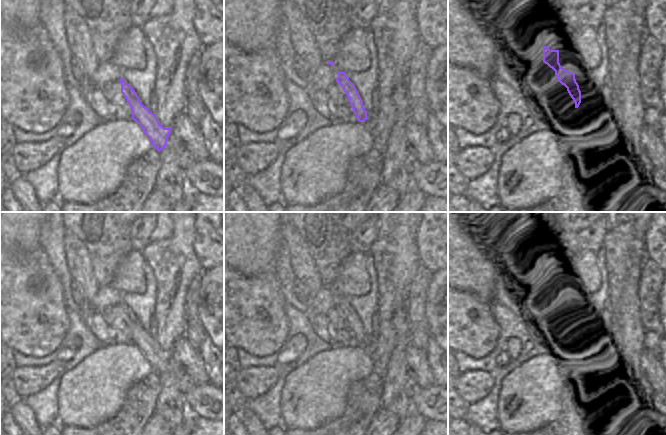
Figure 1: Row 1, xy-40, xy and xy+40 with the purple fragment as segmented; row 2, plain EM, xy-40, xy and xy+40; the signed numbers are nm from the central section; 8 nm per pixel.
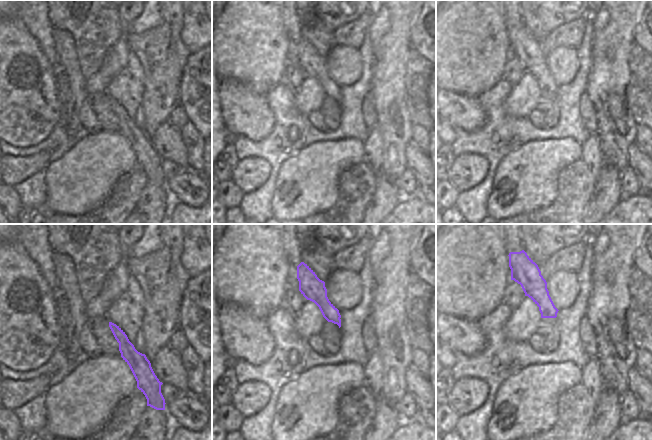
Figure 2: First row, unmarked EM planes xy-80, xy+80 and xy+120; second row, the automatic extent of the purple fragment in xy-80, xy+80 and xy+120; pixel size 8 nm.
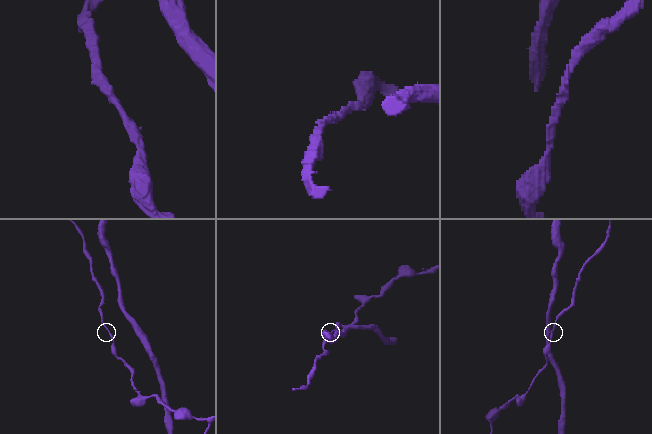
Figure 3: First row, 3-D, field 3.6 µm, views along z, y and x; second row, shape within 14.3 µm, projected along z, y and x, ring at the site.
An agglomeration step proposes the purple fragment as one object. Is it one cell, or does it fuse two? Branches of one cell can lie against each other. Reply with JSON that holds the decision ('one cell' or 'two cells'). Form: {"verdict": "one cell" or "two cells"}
{"verdict": "one cell"}

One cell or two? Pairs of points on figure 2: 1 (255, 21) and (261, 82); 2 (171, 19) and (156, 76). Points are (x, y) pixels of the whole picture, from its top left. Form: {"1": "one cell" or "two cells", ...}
{"1": "one cell", "2": "one cell"}

